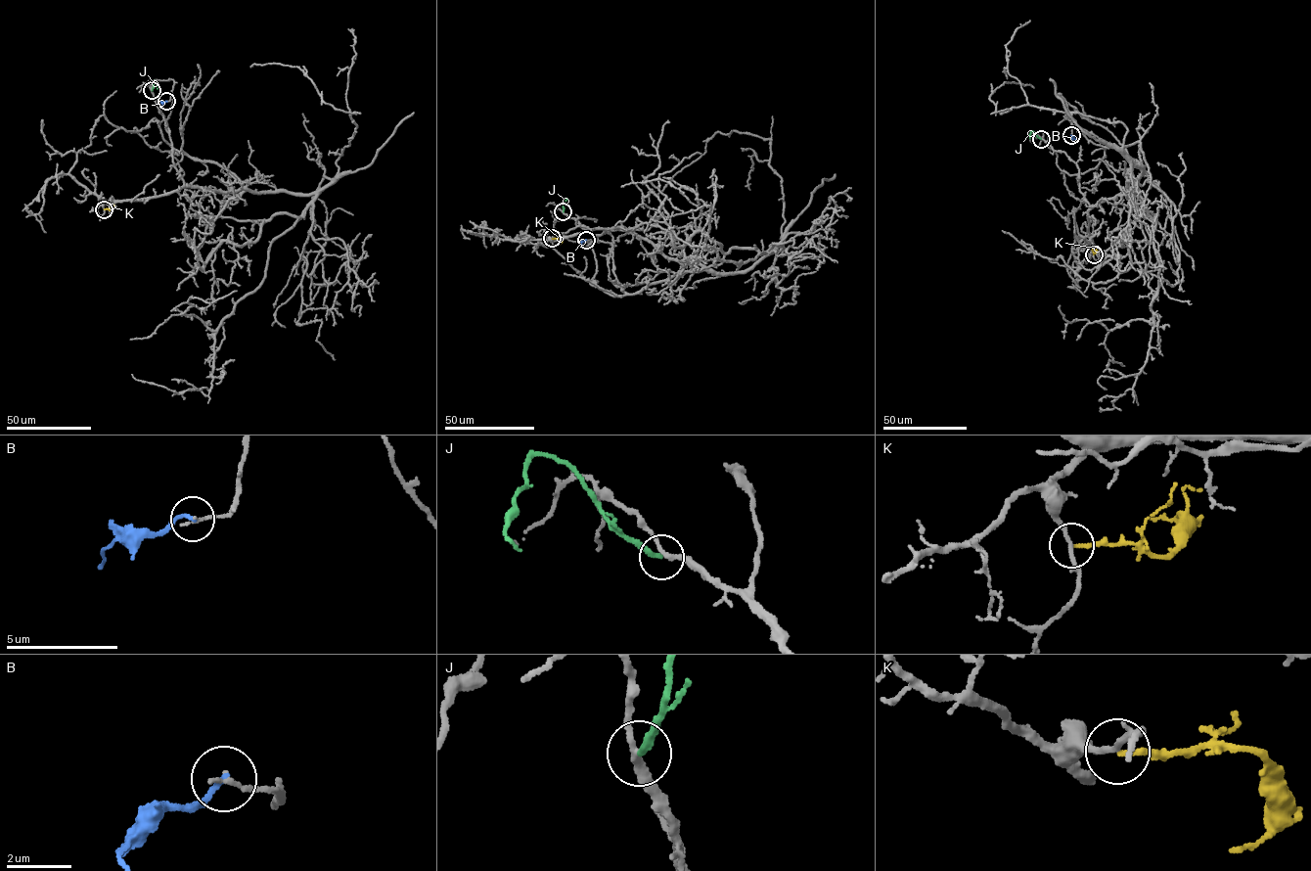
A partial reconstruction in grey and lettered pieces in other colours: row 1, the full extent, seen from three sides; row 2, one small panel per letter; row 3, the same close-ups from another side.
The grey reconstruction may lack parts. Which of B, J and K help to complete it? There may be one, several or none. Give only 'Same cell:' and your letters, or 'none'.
Same cell: J

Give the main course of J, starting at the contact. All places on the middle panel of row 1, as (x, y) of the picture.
J: (563, 211), (563, 204), (566, 200)

